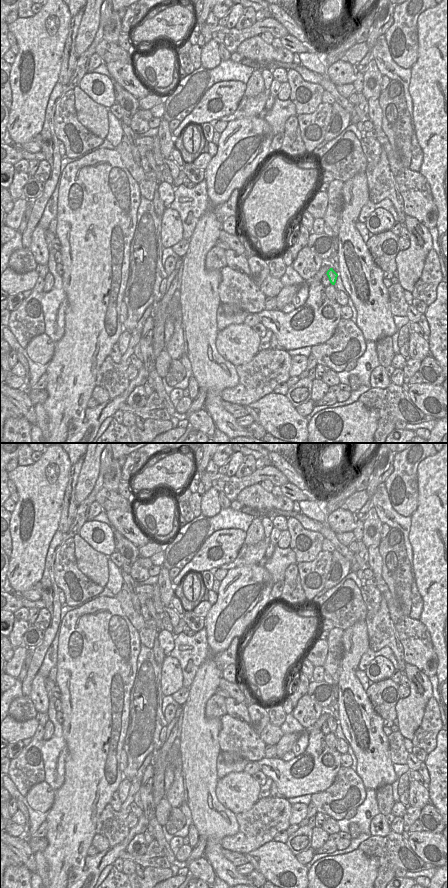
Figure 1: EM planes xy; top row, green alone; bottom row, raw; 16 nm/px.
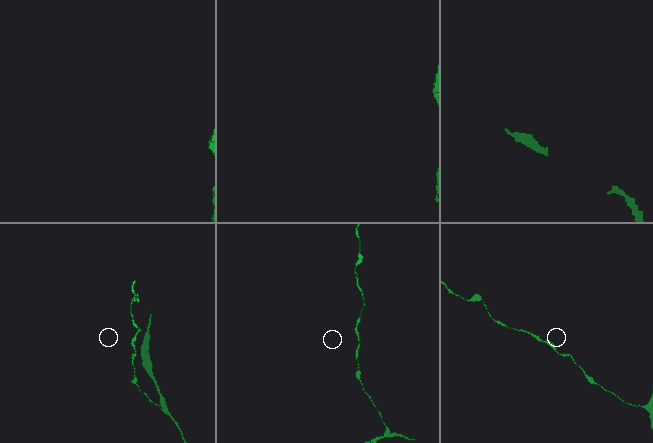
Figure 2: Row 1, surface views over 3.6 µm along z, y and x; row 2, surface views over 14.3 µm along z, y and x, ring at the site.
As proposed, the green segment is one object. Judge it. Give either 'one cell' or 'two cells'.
one cell

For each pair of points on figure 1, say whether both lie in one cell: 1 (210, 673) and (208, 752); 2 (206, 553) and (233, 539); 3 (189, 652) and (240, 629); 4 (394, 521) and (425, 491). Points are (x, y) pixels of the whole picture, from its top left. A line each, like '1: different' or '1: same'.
1: same
2: same
3: different
4: different

